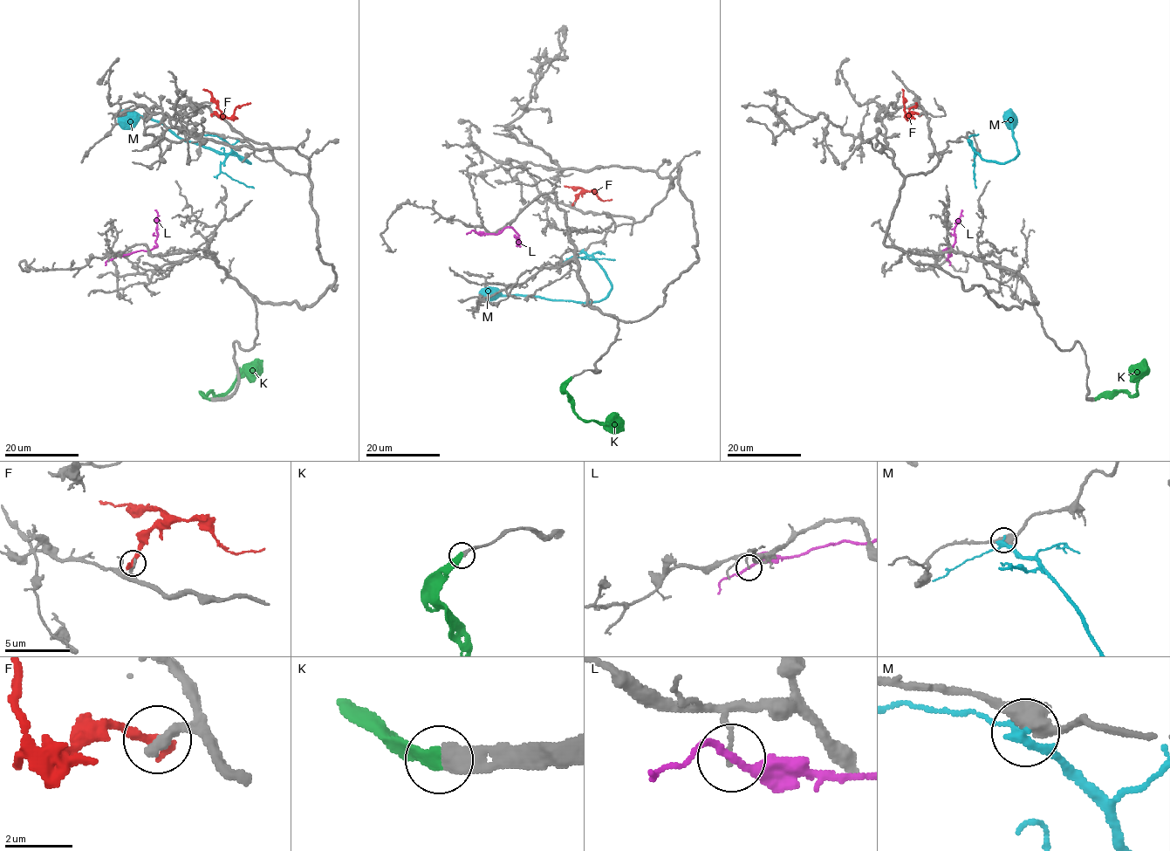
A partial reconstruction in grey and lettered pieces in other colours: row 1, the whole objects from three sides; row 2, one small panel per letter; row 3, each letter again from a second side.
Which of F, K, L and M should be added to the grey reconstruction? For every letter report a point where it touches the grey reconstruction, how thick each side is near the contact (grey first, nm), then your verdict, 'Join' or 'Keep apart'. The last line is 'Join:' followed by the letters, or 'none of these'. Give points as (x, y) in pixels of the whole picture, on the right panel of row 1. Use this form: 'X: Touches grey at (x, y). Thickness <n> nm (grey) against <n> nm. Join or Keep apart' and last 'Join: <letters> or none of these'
F: Touches grey at (920, 114). Thickness 320 nm (grey) against 360 nm. Keep apart
K: Touches grey at (1093, 399). Thickness 320 nm (grey) against 360 nm. Join
L: Touches grey at (947, 257). Thickness 110 nm (grey) against 200 nm. Keep apart
M: Touches grey at (967, 138). Thickness 500 nm (grey) against 260 nm. Keep apart
Join: K

